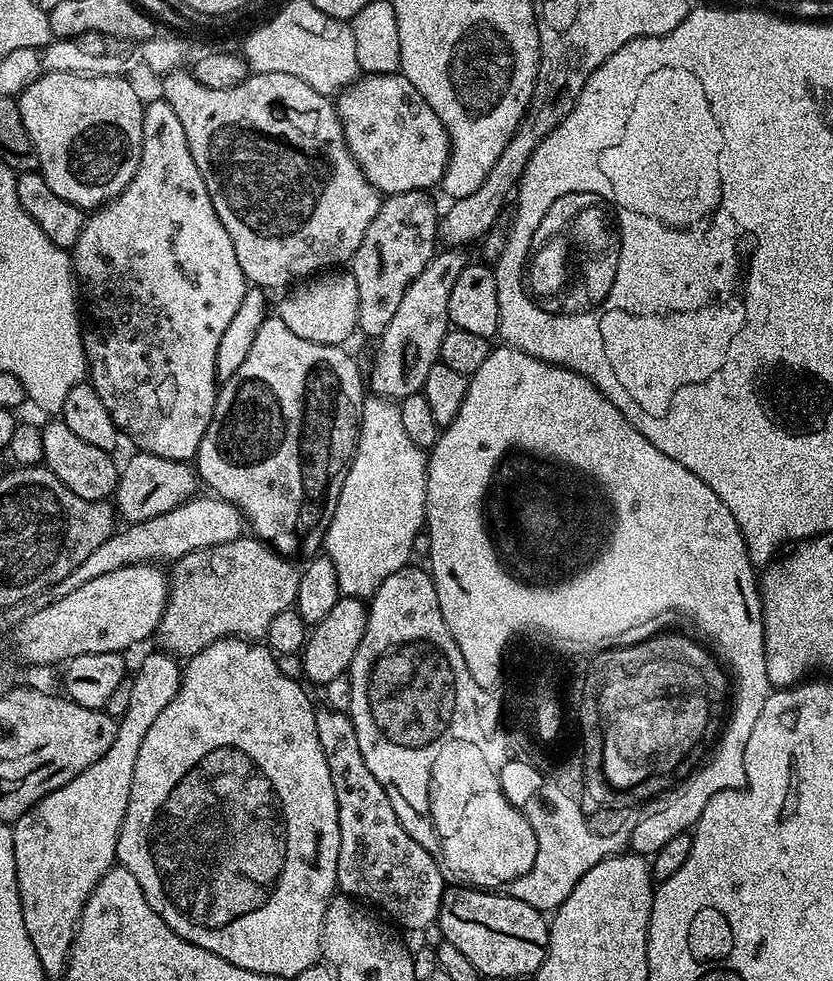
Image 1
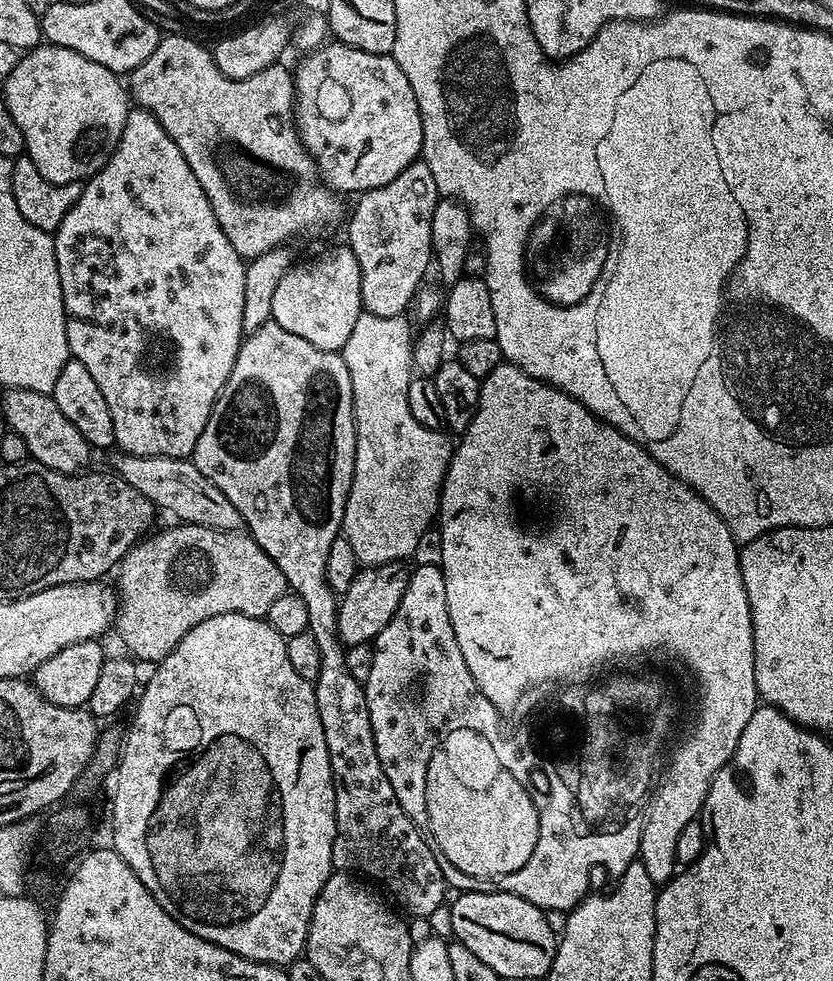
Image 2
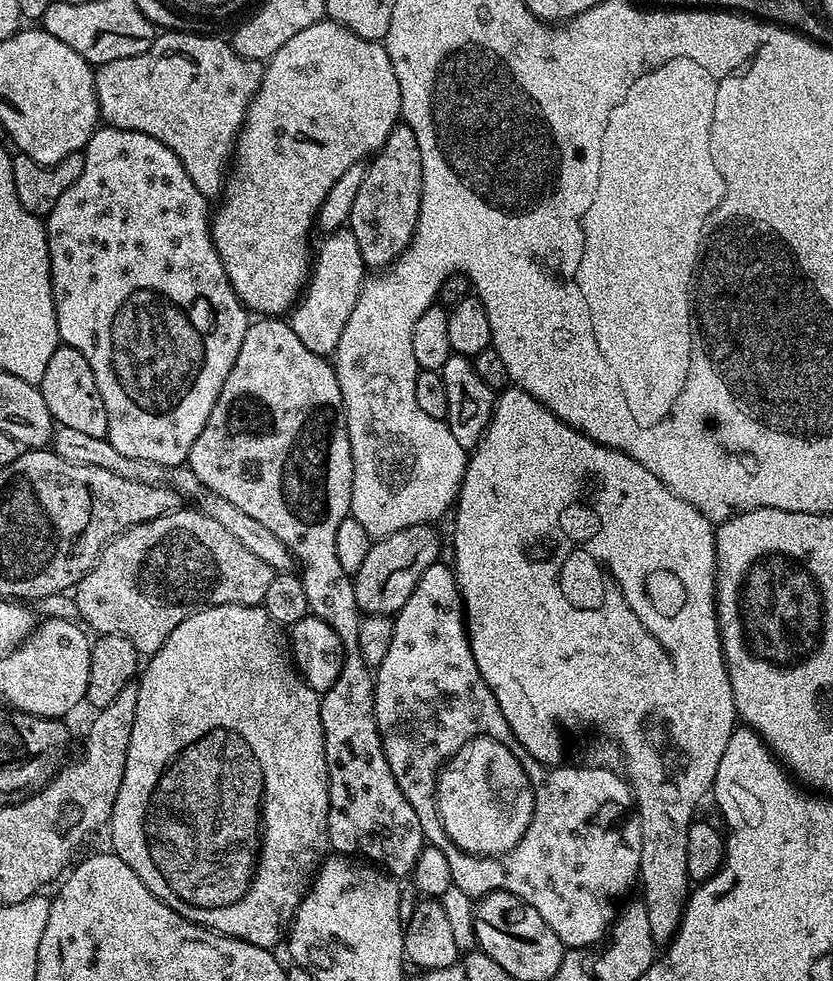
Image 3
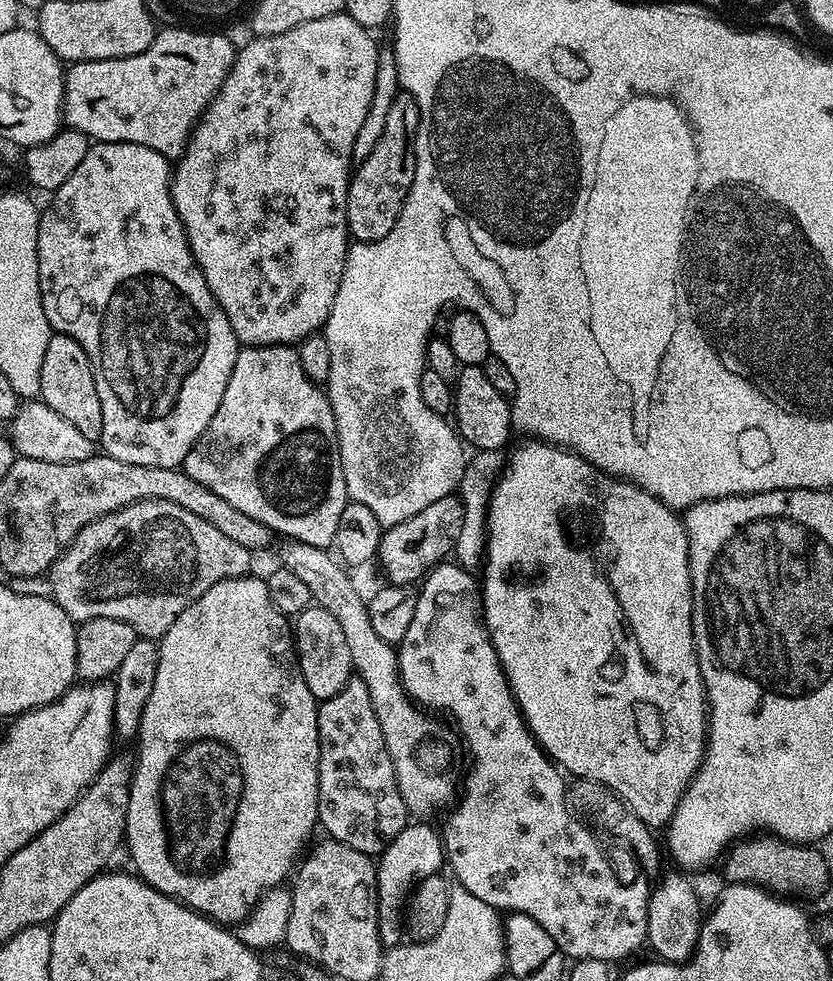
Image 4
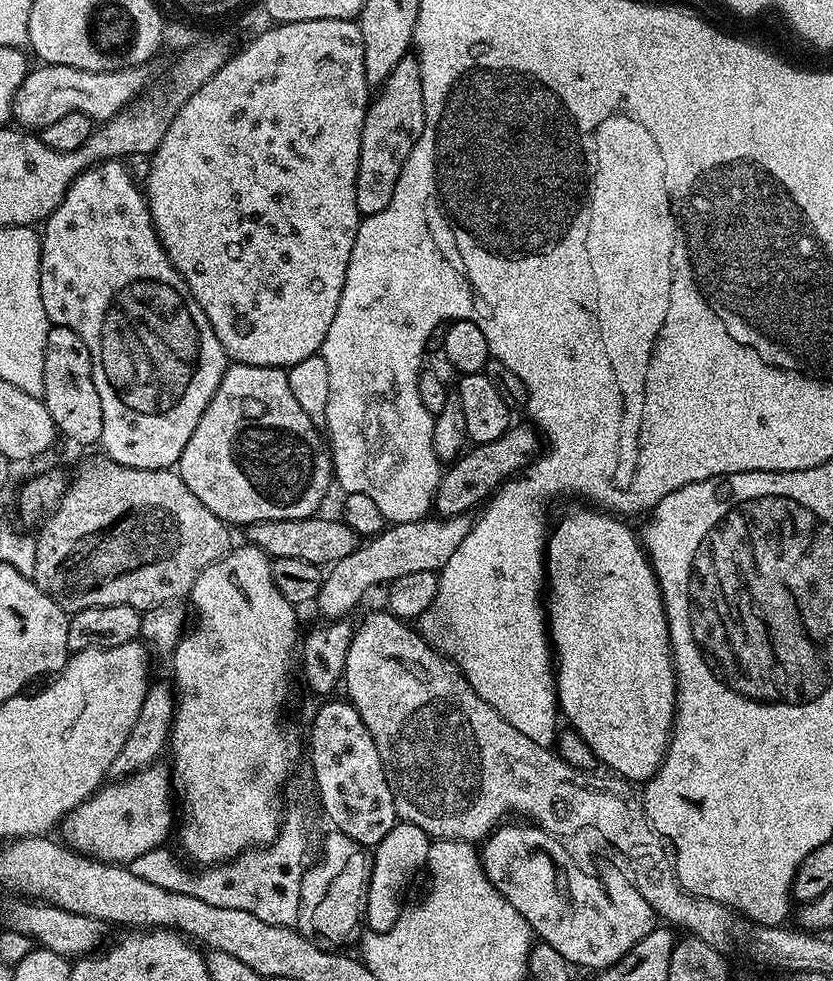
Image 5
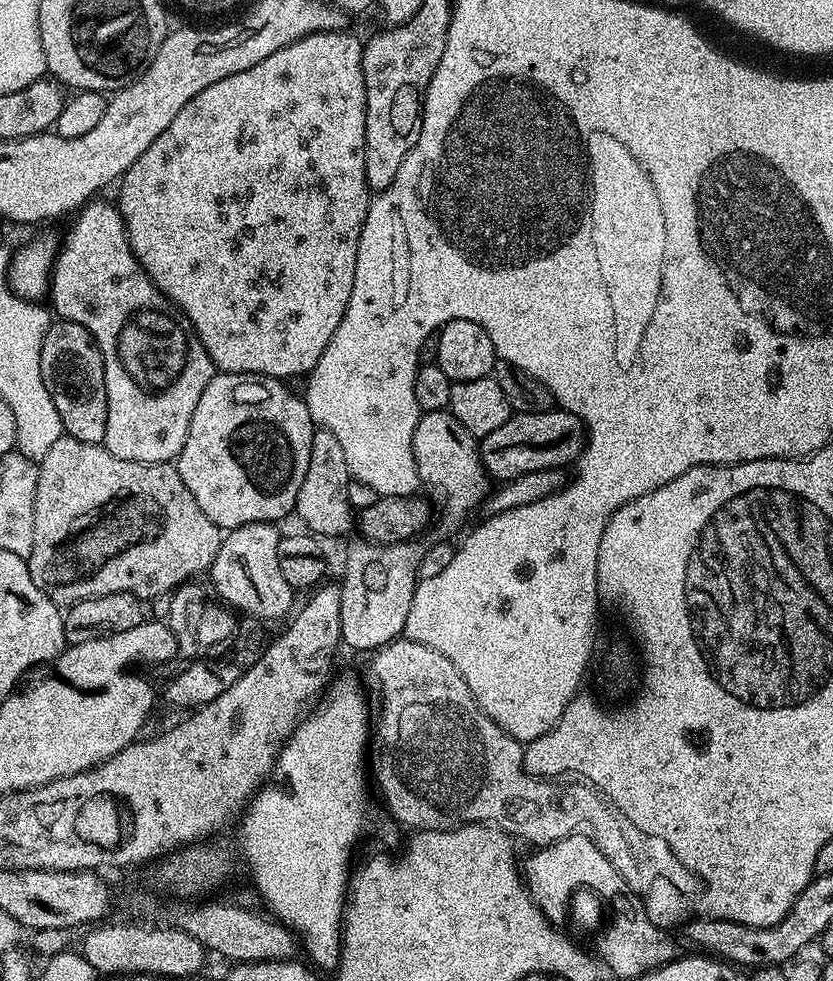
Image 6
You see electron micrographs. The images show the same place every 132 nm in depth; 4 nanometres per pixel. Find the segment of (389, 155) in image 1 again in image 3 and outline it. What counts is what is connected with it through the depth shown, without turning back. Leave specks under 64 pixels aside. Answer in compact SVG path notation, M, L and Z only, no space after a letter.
M325 18L314 26L306 26L306 30L298 30L298 34L294 34L294 38L290 38L286 46L282 46L282 50L275 52L264 64L264 77L260 83L260 89L248 103L248 113L240 128L240 135L236 138L234 159L231 161L222 193L224 204L218 205L217 208L215 205L210 216L212 241L218 250L218 258L222 258L226 278L234 294L244 303L249 313L259 314L264 318L280 318L300 299L308 283L310 265L314 259L313 249L308 249L308 231L313 231L316 215L320 213L321 202L326 198L326 194L330 194L330 186L334 186L334 182L338 182L338 178L342 178L342 174L346 174L350 166L367 161L369 157L379 152L400 119L398 78L394 78L394 66L390 66L390 58L383 43L379 40L358 38L358 34L346 30L346 26L336 24L333 20Z

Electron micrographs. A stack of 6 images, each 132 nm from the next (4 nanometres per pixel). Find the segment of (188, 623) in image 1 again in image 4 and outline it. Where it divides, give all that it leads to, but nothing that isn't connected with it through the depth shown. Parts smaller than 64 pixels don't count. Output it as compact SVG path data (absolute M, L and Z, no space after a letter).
M139 500L119 512L111 512L92 520L72 540L61 556L52 563L50 581L52 584L51 599L55 600L62 610L74 622L83 622L90 618L118 618L136 631L137 637L145 640L159 641L160 637L174 626L174 618L186 610L193 600L202 598L210 586L226 578L247 576L248 568L254 560L253 553L246 551L238 542L226 538L216 527L210 526L174 506L174 502L165 500Z

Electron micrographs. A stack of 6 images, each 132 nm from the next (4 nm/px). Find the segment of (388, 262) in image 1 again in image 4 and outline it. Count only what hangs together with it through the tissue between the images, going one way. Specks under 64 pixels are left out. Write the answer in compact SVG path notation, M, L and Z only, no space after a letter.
M407 94L396 96L394 106L390 106L390 114L386 114L382 138L378 138L374 150L370 150L370 158L355 165L348 181L346 210L342 214L346 218L348 234L353 241L372 244L375 240L386 238L386 234L394 230L394 222L398 222L398 214L402 214L406 194L410 194L410 186L414 182L414 141L419 121L420 115L414 98Z

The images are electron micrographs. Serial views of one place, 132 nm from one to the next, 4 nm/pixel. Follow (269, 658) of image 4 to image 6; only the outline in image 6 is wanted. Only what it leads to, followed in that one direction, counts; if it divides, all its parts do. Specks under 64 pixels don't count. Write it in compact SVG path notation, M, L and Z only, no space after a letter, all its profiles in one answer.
M254 522L231 529L221 539L220 549L210 569L212 584L221 596L219 599L228 608L240 614L245 612L248 615L245 617L256 622L283 621L294 608L294 590L290 582L286 582L282 566L278 566L278 542L282 532L276 528L279 527L272 522Z

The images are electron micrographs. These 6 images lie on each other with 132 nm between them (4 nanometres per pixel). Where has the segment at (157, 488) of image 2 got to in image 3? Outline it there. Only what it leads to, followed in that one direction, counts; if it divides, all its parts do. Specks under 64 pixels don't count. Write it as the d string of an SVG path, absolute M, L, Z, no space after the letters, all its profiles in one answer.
M69 428L55 429L51 447L62 459L71 464L102 466L102 470L110 470L110 474L122 474L122 478L134 478L147 484L166 484L185 501L193 500L196 503L193 505L210 518L214 518L214 522L222 522L222 526L230 534L234 534L234 538L238 538L238 542L242 542L246 550L251 550L256 557L262 558L262 562L266 562L266 566L270 566L273 573L287 572L293 567L292 551L284 545L282 538L278 538L268 527L262 526L262 522L250 518L250 514L238 510L238 506L234 506L234 502L228 501L227 498L222 498L222 494L214 494L214 490L207 488L198 478L198 474L194 474L187 466L163 468L160 464L146 462L142 458L126 458L126 454L118 454L118 450L114 450L114 446L107 438L89 438L87 434Z

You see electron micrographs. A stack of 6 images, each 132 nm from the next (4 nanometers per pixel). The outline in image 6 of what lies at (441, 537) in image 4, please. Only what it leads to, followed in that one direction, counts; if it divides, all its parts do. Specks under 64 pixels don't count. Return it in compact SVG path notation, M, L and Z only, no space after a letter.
M563 410L546 412L518 412L498 430L486 434L479 441L481 464L488 476L496 482L507 482L522 474L534 474L534 470L563 469L580 459L586 433L584 421Z

